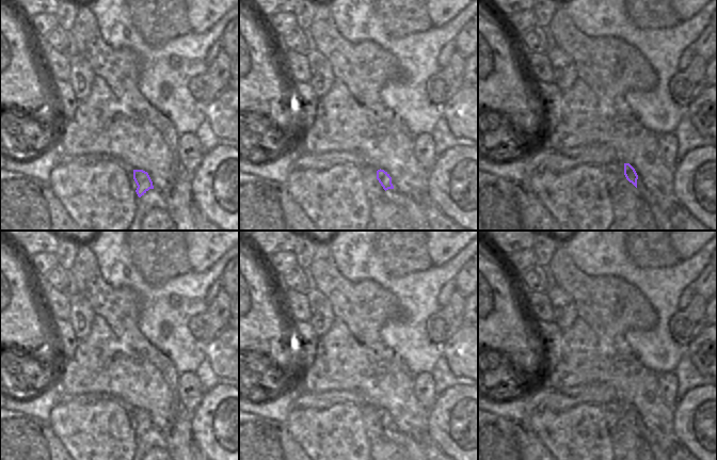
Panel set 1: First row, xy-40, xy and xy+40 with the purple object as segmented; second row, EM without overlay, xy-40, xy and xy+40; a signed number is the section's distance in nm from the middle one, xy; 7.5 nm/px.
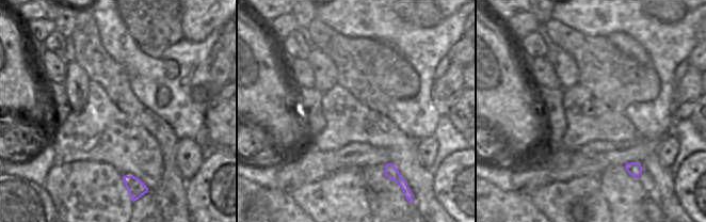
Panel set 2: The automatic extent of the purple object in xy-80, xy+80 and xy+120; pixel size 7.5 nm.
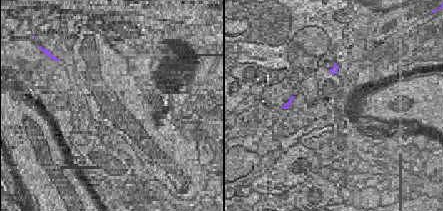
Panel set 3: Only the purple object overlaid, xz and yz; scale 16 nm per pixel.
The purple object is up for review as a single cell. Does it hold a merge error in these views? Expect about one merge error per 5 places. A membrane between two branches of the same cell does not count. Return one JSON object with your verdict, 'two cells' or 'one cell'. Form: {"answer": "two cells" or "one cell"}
{"answer": "one cell"}

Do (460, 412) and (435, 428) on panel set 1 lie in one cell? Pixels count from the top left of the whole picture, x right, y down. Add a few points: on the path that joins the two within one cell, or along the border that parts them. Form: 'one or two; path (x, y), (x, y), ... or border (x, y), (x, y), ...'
one; path (453, 418), (442, 428)

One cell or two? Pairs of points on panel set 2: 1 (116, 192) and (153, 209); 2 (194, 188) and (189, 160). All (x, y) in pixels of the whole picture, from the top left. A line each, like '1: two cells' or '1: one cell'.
1: two cells
2: two cells

